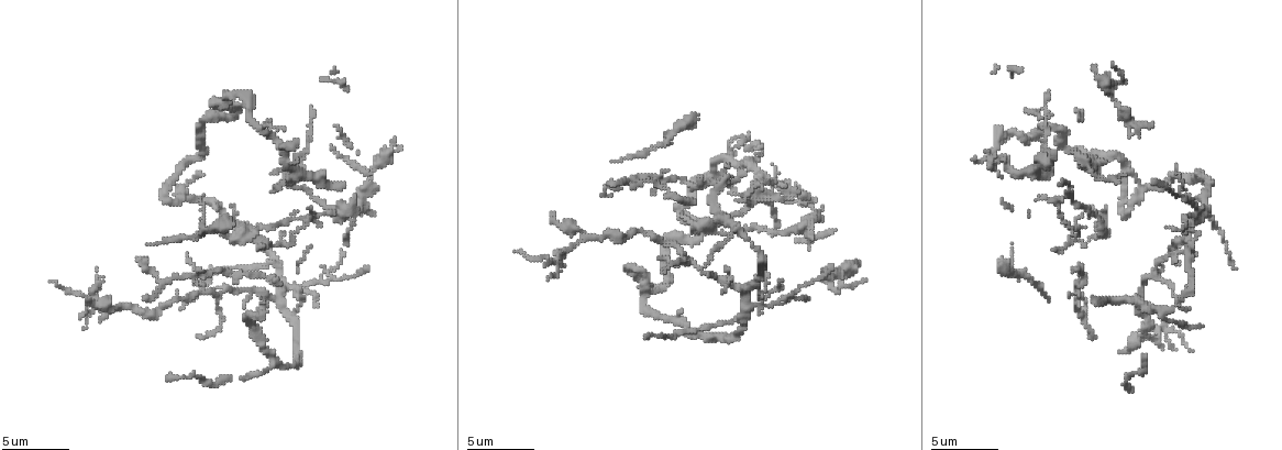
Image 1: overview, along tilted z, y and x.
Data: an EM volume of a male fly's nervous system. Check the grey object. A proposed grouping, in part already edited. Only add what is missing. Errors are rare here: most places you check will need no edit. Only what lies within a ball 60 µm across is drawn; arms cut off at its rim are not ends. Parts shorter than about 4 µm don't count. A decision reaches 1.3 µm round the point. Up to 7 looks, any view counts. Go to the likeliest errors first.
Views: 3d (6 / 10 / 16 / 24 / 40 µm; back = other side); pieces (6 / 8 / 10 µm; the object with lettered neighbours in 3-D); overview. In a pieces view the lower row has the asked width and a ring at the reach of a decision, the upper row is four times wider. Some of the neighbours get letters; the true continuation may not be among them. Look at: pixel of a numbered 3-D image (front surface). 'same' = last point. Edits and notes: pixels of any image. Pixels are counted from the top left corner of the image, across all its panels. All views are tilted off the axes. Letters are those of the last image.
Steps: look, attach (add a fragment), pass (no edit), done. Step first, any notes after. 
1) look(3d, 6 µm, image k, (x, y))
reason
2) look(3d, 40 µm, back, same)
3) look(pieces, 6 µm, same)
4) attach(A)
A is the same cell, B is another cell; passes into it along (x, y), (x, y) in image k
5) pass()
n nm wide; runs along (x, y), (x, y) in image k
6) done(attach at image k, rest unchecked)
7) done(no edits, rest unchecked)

look(pieces, 8 µm, image 1, (1092, 338))
free end

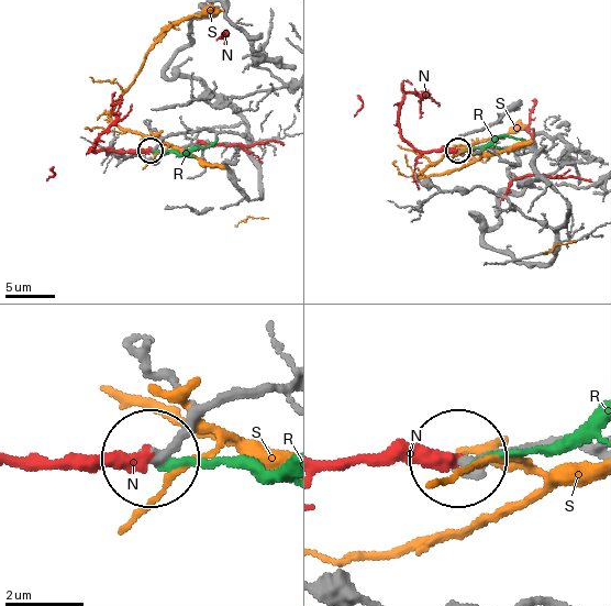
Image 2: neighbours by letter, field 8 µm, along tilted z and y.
pass()
N, R and S are other cells; runs along (279, 387), (201, 405), (155, 455) in image 2; no lettered fragment goes on from it

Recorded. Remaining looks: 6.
look(3d, 6 µm, image 1, (746, 228))
tapers out

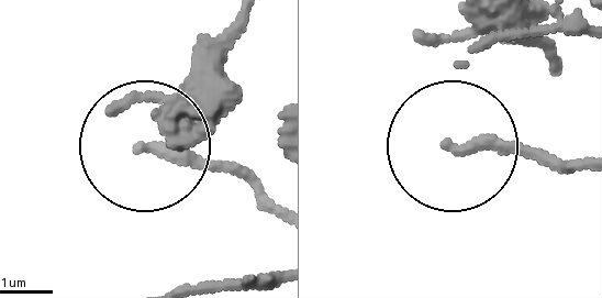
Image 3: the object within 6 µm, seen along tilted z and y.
look(pieces, 8 µm, image 3, (446, 145))

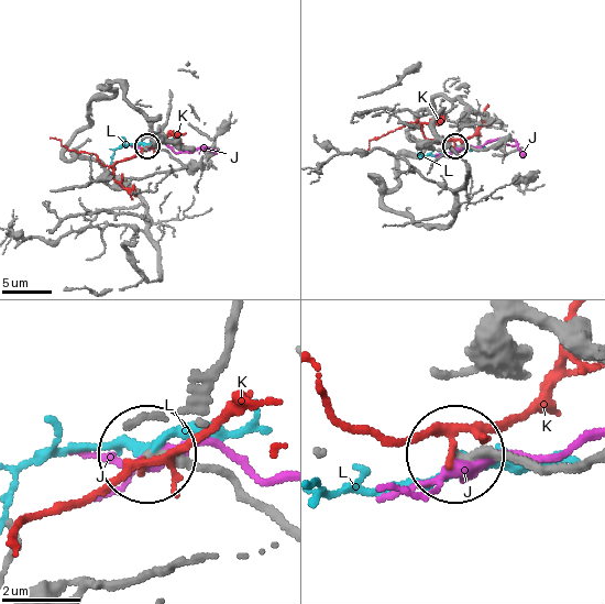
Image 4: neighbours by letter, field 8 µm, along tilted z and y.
pass()
J, K and L are other cells; runs along (586, 458), (548, 465), (462, 456) in image 4; no lettered fragment goes on from it

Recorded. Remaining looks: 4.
look(pieces, 8 µm, image 1, (1129, 172))

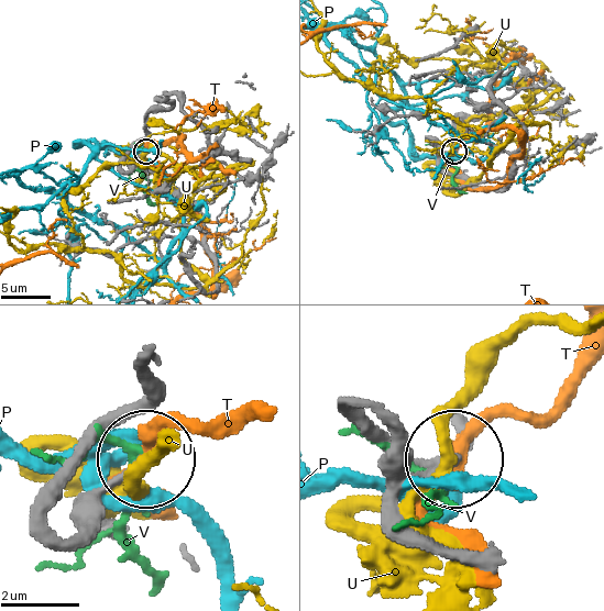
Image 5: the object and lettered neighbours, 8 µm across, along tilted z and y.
pass()
P, T, U and V are other cells; none of them fits

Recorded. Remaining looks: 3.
look(pieces, 10 µm, image 1, (90, 300))
thin end

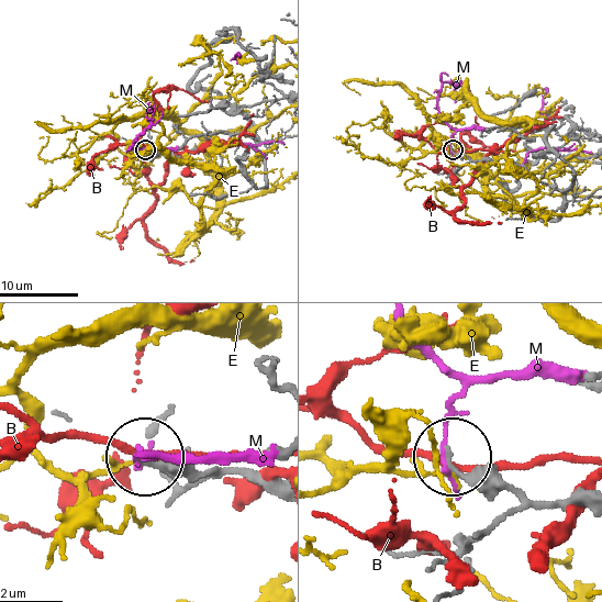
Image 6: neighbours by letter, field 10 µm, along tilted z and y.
pass()
B, E and M are other cells; runs along (584, 501), (522, 498), (482, 485), (452, 455) in image 6; none of them fits

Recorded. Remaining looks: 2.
done(no edits, rest unchecked)

